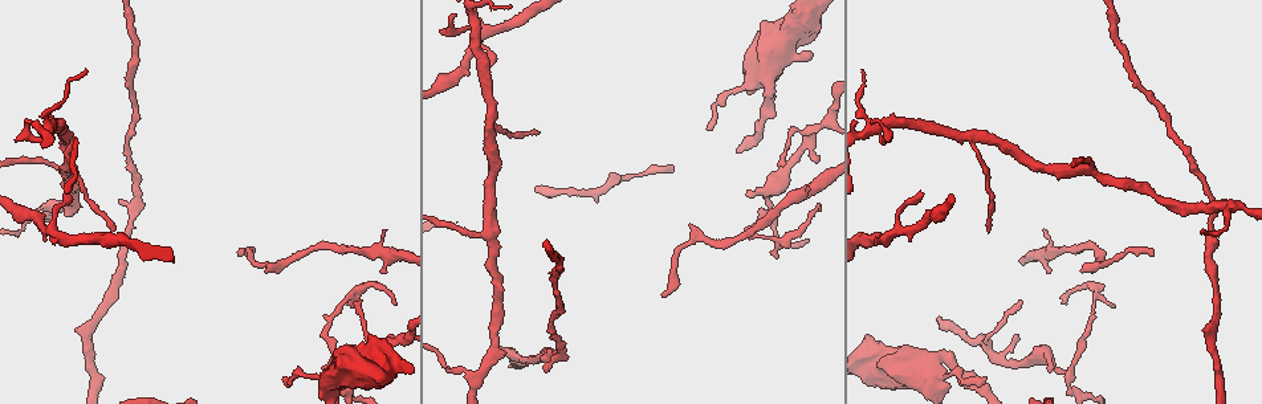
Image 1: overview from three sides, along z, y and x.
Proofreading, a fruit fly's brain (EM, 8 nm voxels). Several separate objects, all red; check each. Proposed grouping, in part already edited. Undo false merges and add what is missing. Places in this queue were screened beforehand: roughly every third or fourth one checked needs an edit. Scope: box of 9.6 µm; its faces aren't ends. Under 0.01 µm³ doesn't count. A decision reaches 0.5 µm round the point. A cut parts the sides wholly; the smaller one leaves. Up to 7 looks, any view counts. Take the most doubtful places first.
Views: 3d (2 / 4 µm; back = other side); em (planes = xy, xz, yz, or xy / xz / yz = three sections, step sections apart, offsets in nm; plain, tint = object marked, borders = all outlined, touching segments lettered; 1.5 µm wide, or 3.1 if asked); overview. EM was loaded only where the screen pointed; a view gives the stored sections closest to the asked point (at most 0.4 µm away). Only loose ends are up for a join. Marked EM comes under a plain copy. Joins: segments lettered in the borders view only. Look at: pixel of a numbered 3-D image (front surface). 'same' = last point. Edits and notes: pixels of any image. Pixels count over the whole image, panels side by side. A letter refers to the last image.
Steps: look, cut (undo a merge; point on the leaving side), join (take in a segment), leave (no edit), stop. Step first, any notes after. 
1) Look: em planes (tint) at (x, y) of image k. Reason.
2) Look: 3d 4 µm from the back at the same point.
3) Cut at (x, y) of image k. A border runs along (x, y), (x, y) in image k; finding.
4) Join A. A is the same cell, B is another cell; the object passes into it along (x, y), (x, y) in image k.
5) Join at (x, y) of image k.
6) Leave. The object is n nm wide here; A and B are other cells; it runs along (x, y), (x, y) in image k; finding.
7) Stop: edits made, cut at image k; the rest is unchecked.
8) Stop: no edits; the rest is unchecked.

Look: em planes (tint) at (536, 130) of image 1. Free end.

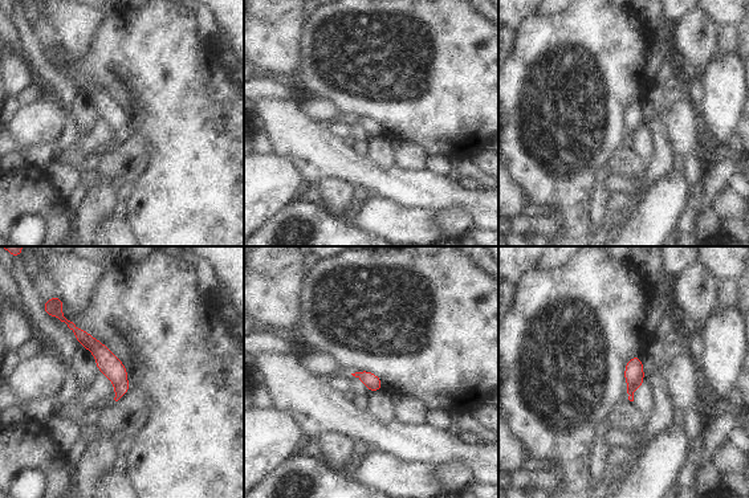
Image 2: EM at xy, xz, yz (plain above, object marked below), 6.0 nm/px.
Look: em planes (borders) at the same point.

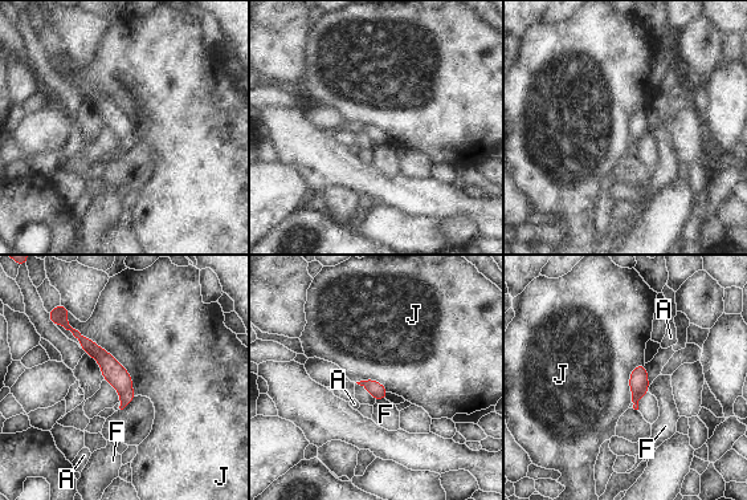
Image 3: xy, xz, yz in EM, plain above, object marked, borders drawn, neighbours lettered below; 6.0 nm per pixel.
Leave. The object is 90 nm wide here; A, F and J are other cells; no lettered segment goes on from it.

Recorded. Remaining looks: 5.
Look: 3d 2 µm at (662, 296) of image 1. End of a long branch.

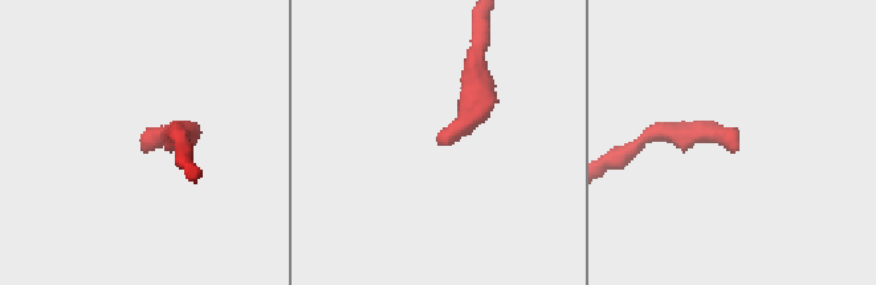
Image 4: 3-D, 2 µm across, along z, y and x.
Look: em xy step 4 (borders) at (438, 143) of image 4.

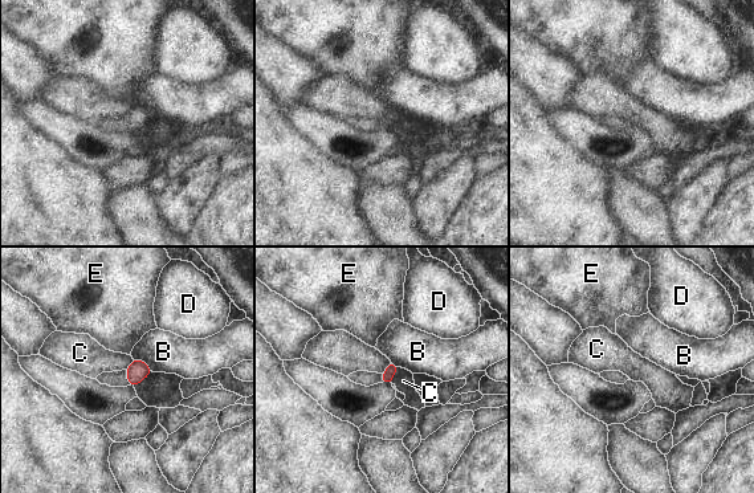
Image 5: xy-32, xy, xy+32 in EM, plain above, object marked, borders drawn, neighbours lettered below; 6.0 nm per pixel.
Look: em planes (borders) at the same point.

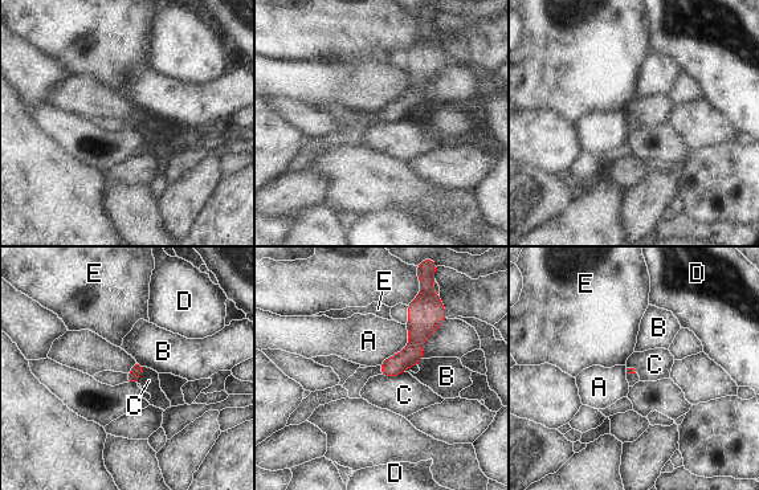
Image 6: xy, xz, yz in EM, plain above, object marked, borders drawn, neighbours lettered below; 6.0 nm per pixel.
Leave. A, B, C, D and E are other cells; a border runs along (404, 371), (391, 376), (382, 375) in image 6; no lettered segment goes on from it.

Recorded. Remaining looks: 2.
Look: em yz step 8 (borders) at (493, 114) of image 1. Three-way junction.

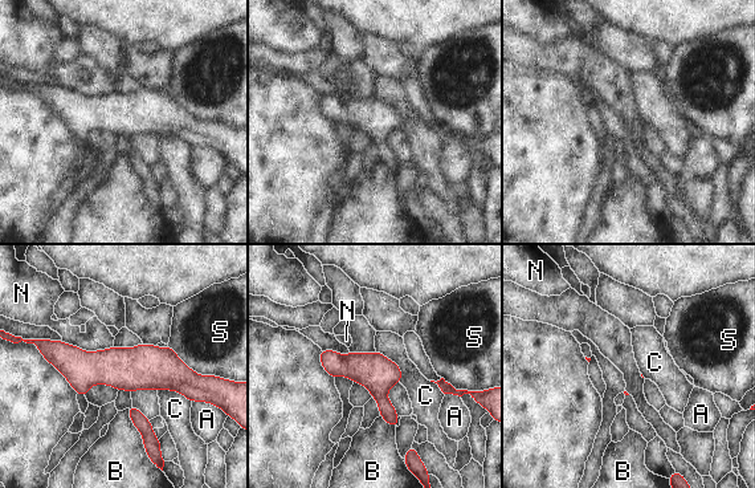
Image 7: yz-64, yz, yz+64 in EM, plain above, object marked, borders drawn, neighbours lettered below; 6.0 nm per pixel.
Leave. The longest contact is with B, 340 nm; A, B, C, N and S are other cells; it runs along (45, 348), (199, 385) in image 7; all the same cell.

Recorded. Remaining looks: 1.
Stop: no edits; the rest is unchecked.

